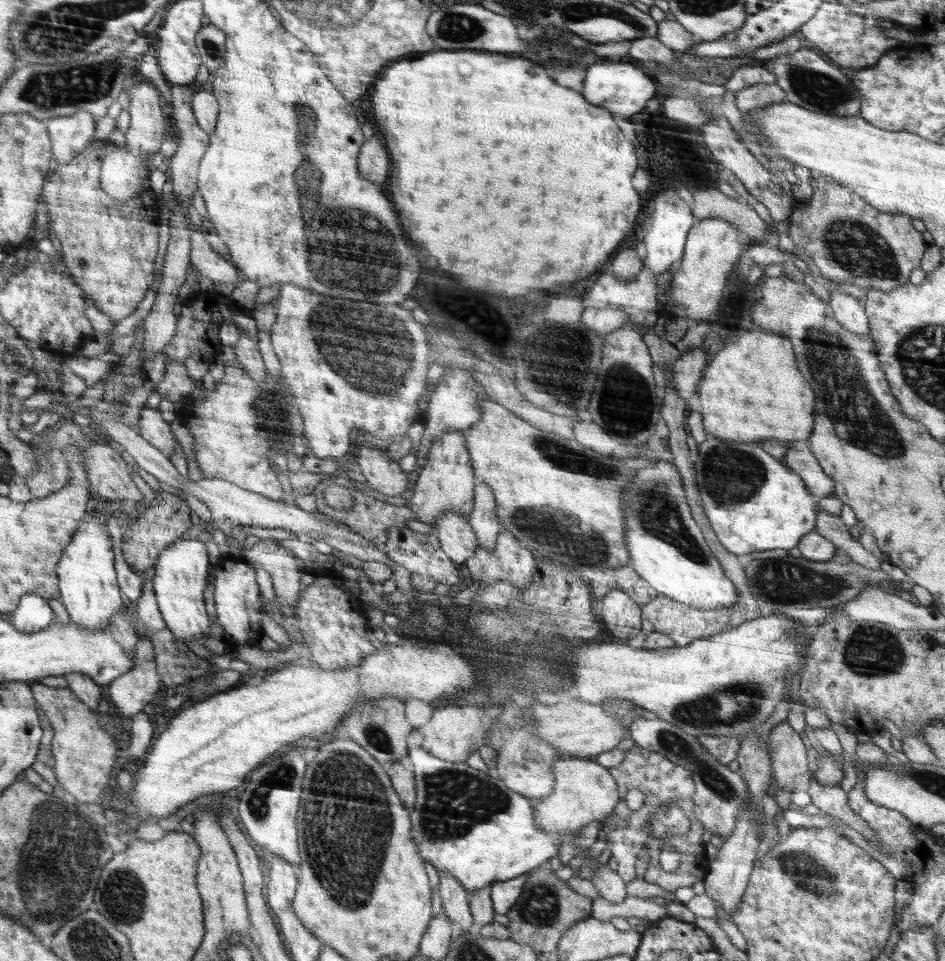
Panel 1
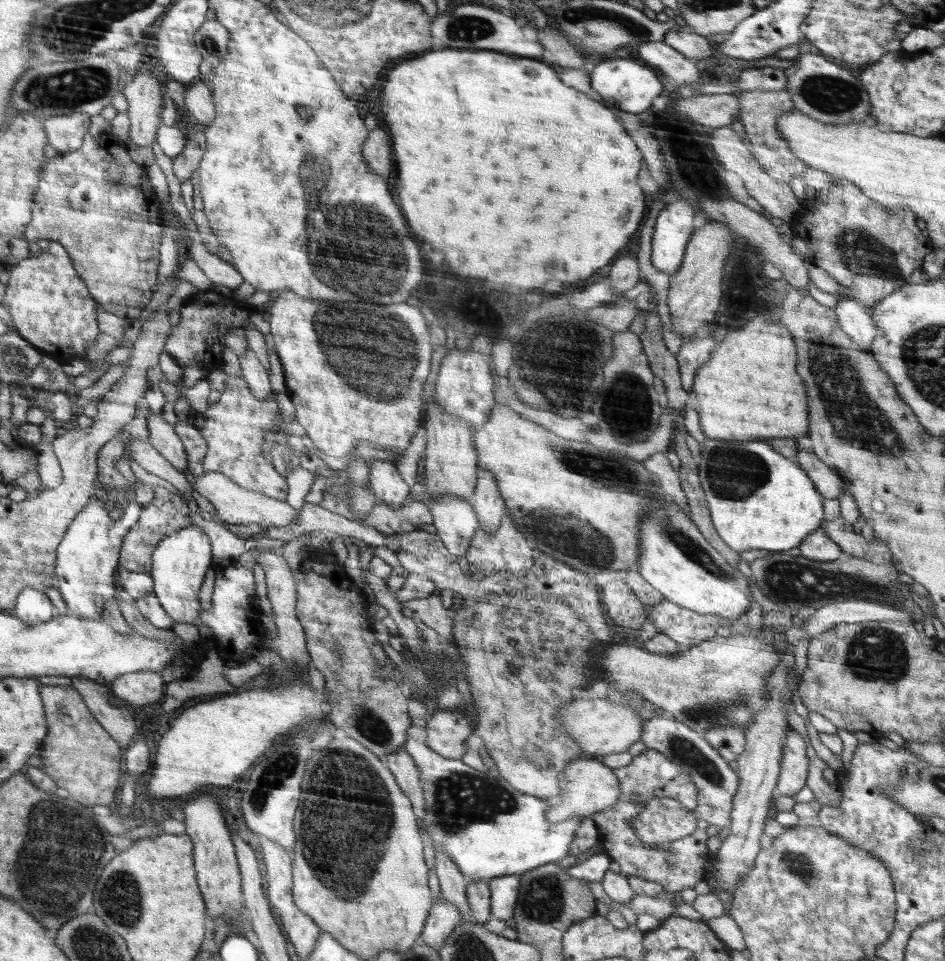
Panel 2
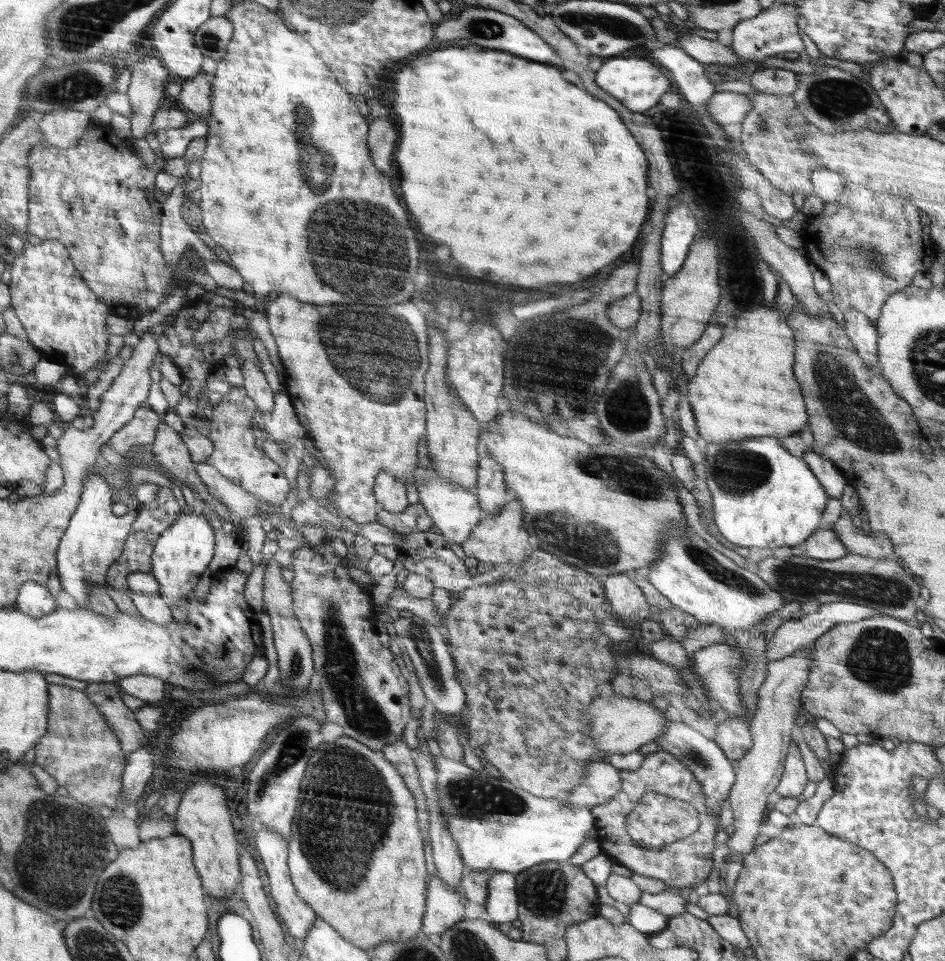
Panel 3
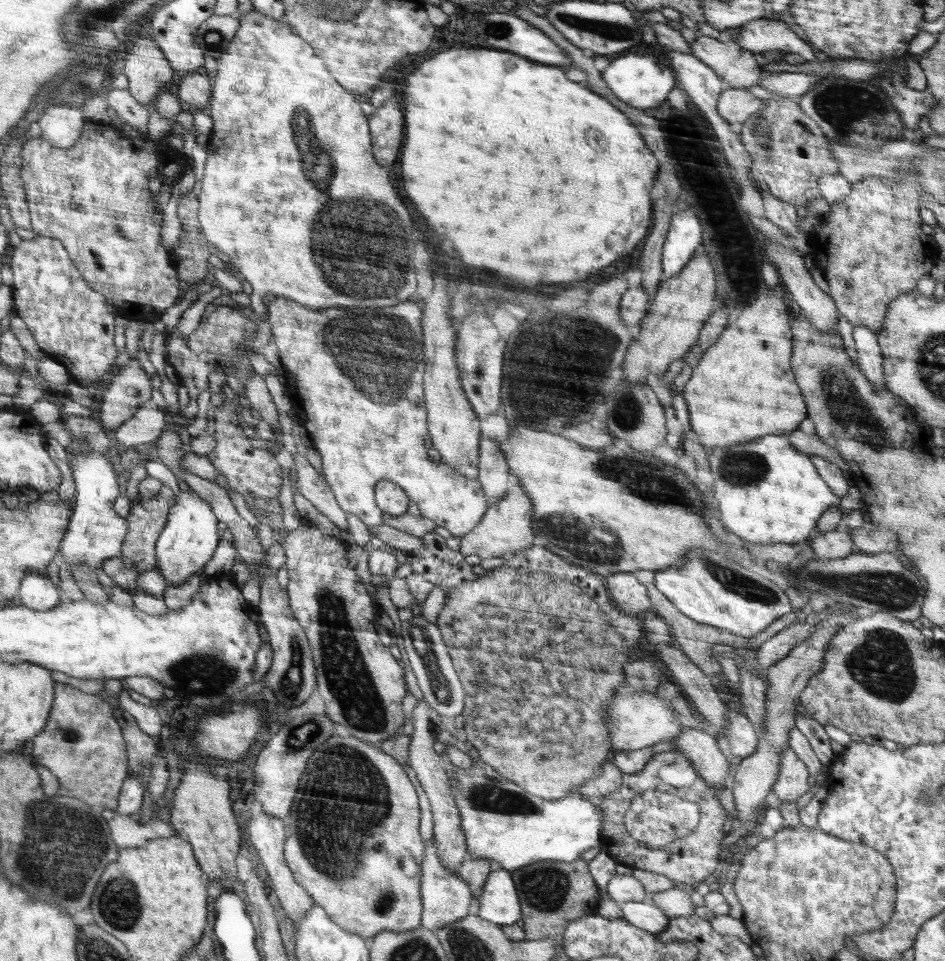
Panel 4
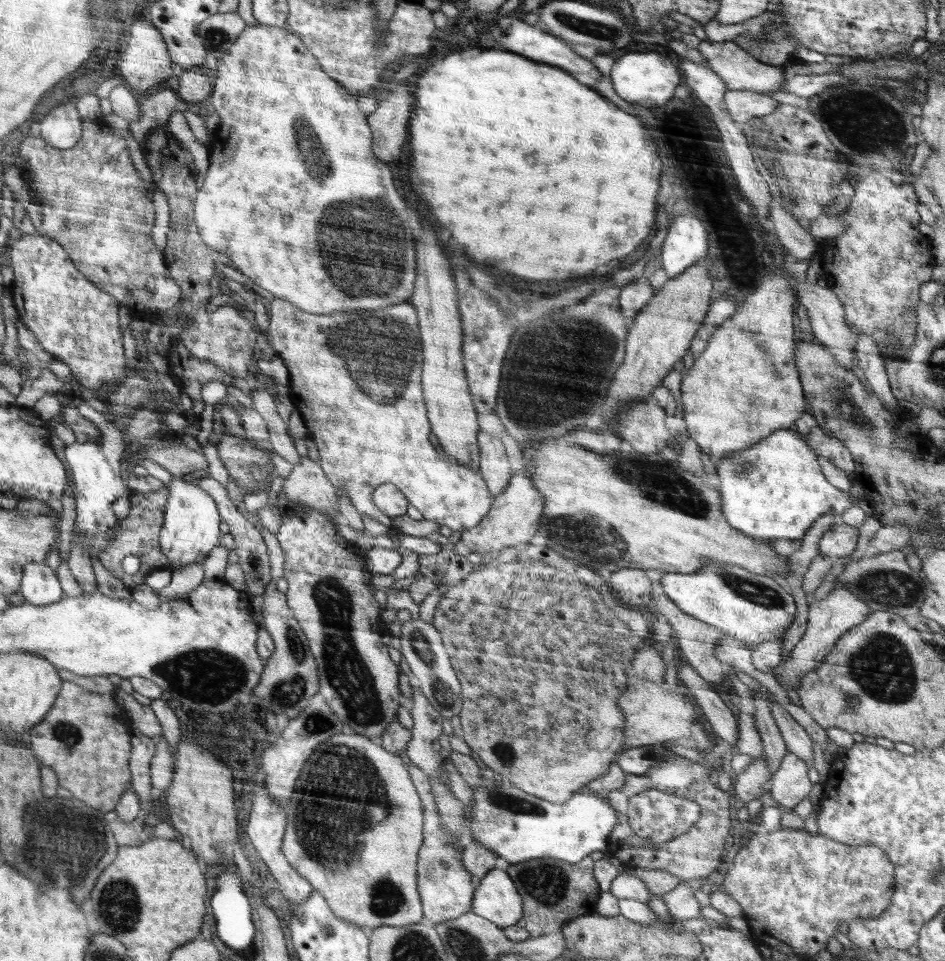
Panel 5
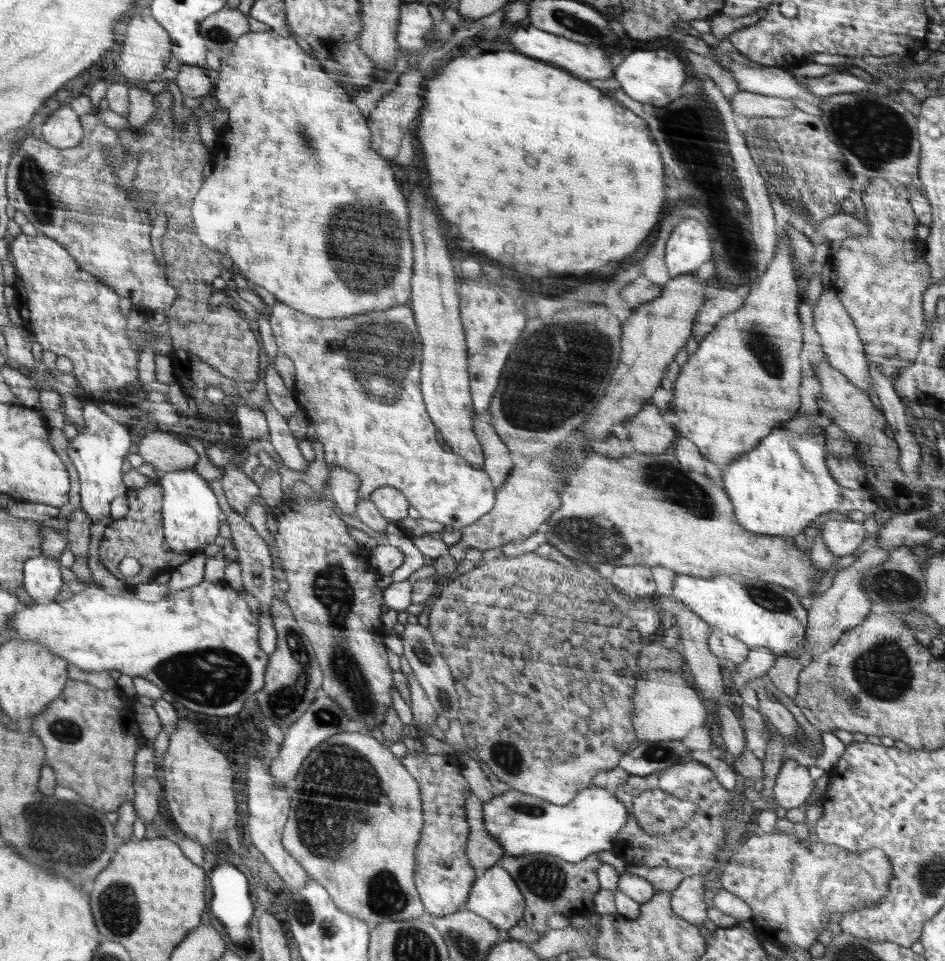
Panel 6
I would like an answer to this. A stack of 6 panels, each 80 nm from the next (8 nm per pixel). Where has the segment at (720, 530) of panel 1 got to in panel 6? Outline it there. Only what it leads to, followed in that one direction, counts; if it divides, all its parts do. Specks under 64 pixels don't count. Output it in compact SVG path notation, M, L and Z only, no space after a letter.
M800 413L785 422L778 424L770 436L766 436L766 440L760 440L760 444L750 454L740 455L724 467L721 473L722 487L731 500L735 521L742 528L756 534L795 537L825 512L861 510L866 518L873 516L878 504L867 490L844 488L830 476L825 461L828 454L823 428L811 423Z

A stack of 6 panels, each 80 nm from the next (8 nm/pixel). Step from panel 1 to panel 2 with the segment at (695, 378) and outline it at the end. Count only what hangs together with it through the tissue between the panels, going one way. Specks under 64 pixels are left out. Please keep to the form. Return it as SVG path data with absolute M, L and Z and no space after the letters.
M707 333L704 338L693 337L689 343L684 343L679 348L677 358L679 377L682 388L690 393L693 391L694 379L697 371L705 362L712 348L718 344L715 333Z

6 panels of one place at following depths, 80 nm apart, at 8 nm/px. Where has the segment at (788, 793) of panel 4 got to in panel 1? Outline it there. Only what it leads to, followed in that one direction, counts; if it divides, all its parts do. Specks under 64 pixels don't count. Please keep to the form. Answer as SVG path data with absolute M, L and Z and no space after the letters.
M788 723L774 726L767 738L767 749L776 786L786 792L796 788L796 778L808 768L806 747L800 734Z

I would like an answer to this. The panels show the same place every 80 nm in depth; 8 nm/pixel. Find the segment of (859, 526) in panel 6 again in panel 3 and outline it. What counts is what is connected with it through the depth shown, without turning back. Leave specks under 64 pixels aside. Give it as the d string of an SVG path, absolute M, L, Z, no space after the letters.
M816 529L804 542L804 556L820 560L837 559L848 554L835 532Z

